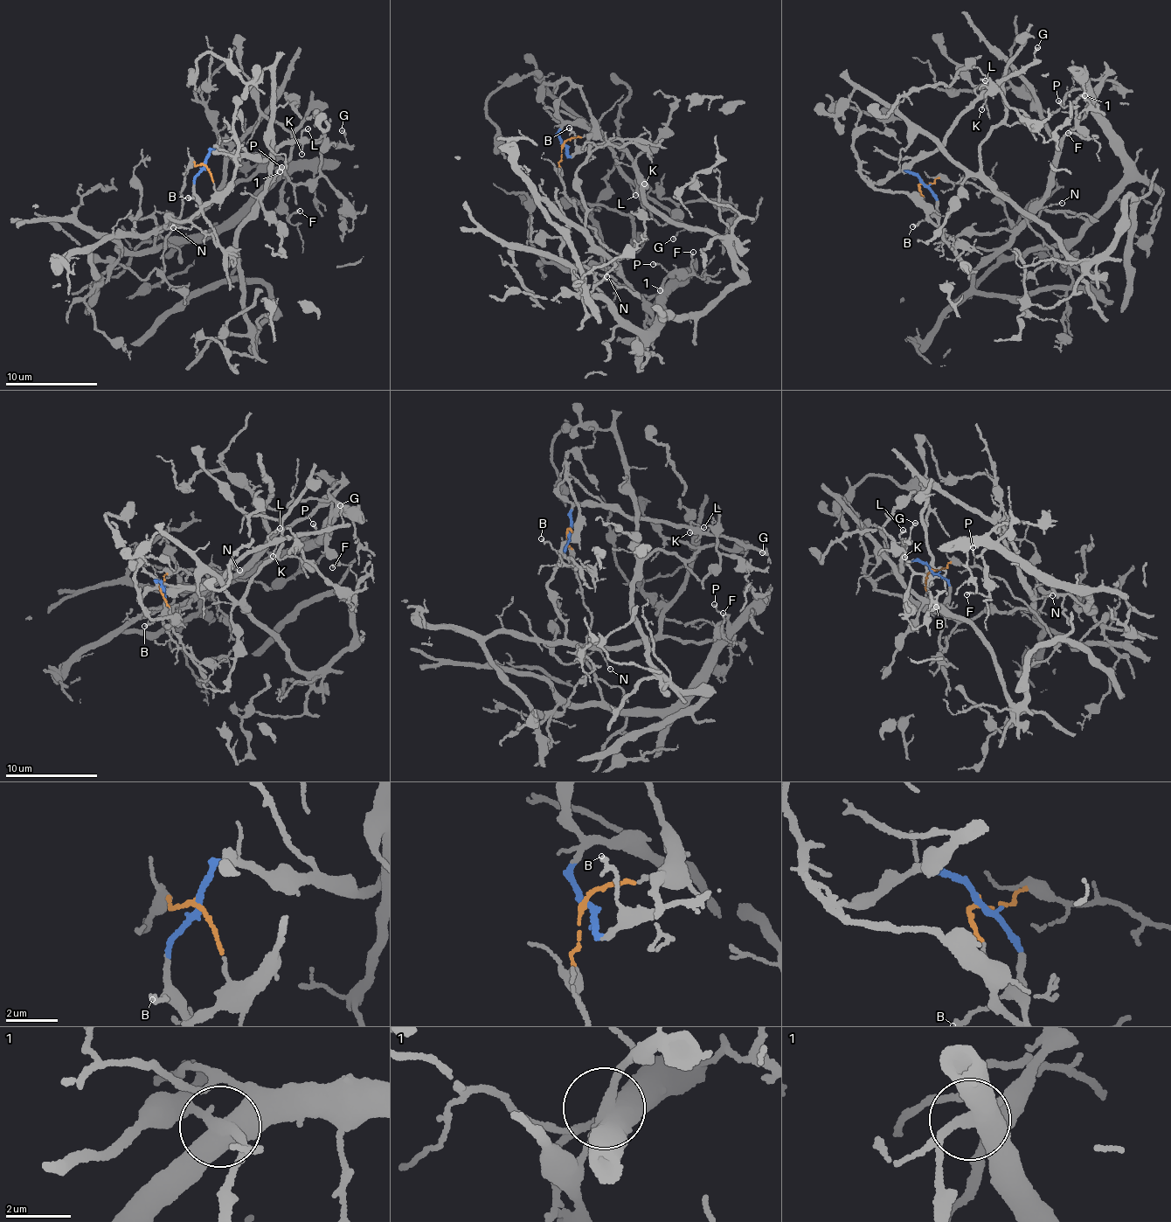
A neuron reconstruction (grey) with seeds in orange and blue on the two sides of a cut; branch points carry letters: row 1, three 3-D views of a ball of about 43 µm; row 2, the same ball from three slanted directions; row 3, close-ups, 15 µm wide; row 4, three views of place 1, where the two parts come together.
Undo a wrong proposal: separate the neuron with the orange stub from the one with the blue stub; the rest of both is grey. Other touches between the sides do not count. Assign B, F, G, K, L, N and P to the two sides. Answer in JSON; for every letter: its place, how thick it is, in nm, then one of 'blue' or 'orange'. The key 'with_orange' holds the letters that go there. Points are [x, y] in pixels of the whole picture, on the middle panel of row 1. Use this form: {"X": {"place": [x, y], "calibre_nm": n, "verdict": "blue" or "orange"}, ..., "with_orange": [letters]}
{"B": {"place": [569, 128], "calibre_nm": 170, "verdict": "blue"}, "F": {"place": [693, 252], "calibre_nm": 130, "verdict": "orange"}, "G": {"place": [673, 239], "calibre_nm": 140, "verdict": "blue"}, "K": {"place": [644, 183], "calibre_nm": 110, "verdict": "blue"}, "L": {"place": [635, 195], "calibre_nm": 130, "verdict": "blue"}, "N": {"place": [606, 276], "calibre_nm": 90, "verdict": "orange"}, "P": {"place": [653, 264], "calibre_nm": 140, "verdict": "orange"}, "with_orange": ["F", "N", "P"]}

